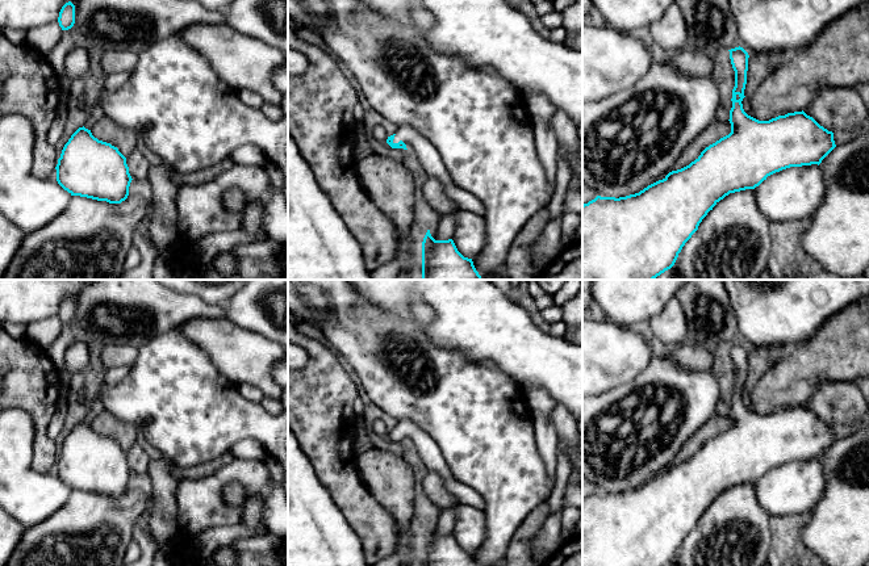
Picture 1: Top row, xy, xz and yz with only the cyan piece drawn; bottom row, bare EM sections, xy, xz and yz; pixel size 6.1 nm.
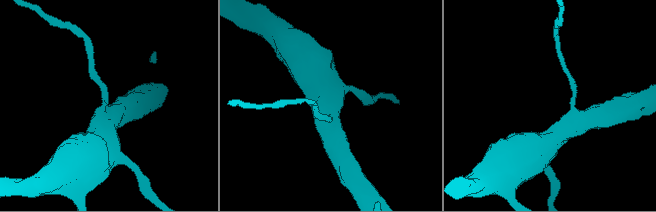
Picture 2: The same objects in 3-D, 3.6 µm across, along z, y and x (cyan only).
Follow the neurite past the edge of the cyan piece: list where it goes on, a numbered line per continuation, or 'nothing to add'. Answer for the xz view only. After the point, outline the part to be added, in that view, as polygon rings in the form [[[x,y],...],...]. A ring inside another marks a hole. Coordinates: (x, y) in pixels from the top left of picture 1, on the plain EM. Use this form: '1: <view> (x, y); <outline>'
1: xz (425, 451); [[[400,420],[393,437],[402,435],[410,446],[411,454],[422,471],[435,471],[444,478],[447,489],[458,498],[459,503],[484,510],[485,500],[480,492],[460,483],[452,475],[436,443],[414,422]]]

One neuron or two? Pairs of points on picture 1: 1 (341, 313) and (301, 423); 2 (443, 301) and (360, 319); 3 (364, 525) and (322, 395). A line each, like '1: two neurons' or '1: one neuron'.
1: two neurons
2: two neurons
3: one neuron

